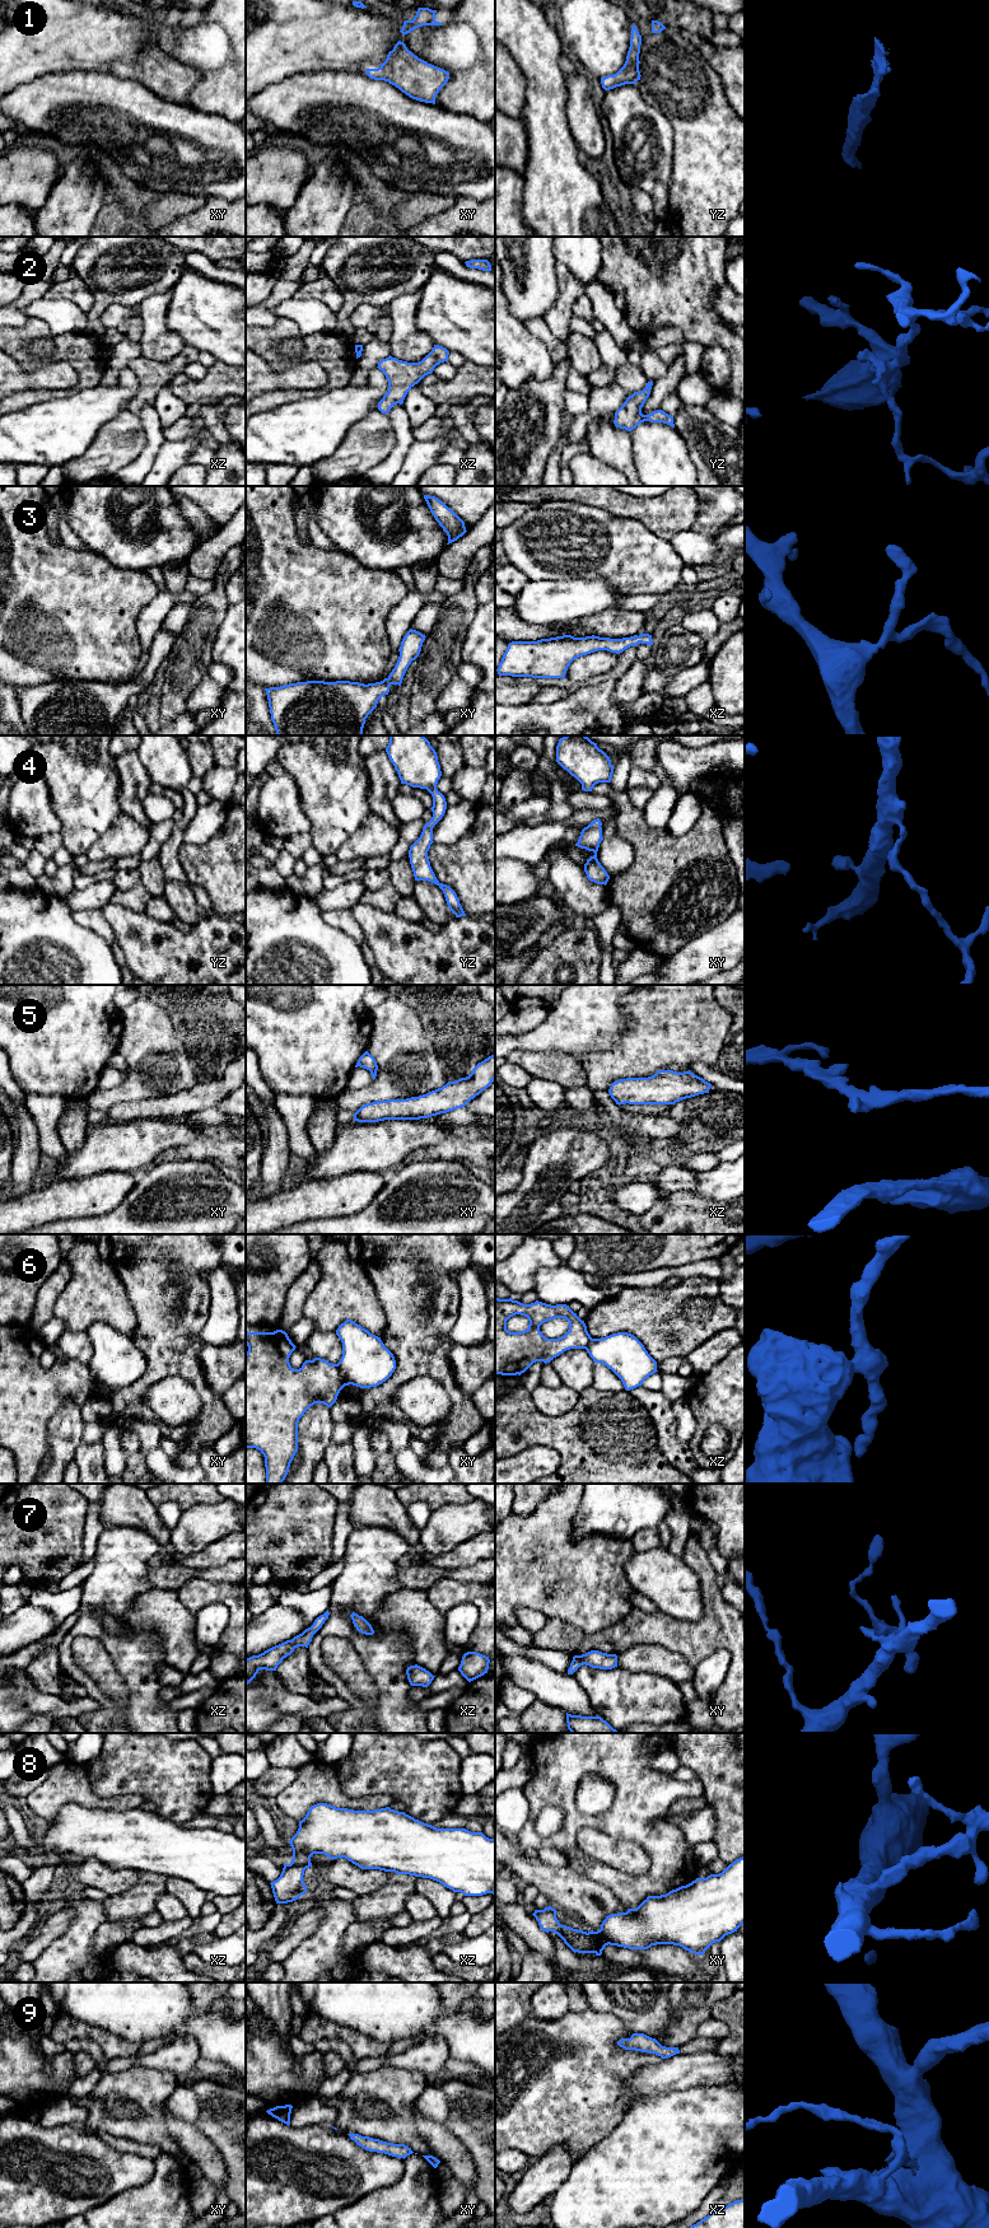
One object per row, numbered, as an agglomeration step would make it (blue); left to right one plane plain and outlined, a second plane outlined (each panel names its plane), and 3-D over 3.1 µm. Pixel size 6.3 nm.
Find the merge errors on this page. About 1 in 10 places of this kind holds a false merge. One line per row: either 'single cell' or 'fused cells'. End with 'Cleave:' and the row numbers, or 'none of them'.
1: single cell
2: single cell
3: single cell
4: single cell
5: single cell
6: fused cells
7: single cell
8: single cell
9: single cell
Cleave: 6

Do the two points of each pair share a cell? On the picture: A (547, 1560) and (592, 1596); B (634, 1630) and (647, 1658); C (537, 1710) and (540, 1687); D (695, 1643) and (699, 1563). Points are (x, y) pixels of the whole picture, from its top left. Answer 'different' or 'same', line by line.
A: same
B: different
C: different
D: same

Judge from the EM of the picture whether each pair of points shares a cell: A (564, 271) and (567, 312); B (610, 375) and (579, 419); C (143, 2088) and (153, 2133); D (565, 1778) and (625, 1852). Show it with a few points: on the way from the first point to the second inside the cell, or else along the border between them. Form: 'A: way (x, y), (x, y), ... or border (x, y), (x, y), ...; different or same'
A: way (567, 281), (567, 302); same
B: border (615, 381), (610, 384), (592, 388); different
C: way (143, 2100), (143, 2105), (153, 2115), (153, 2121); same
D: border (591, 1827), (614, 1840), (633, 1841), (645, 1853); different

